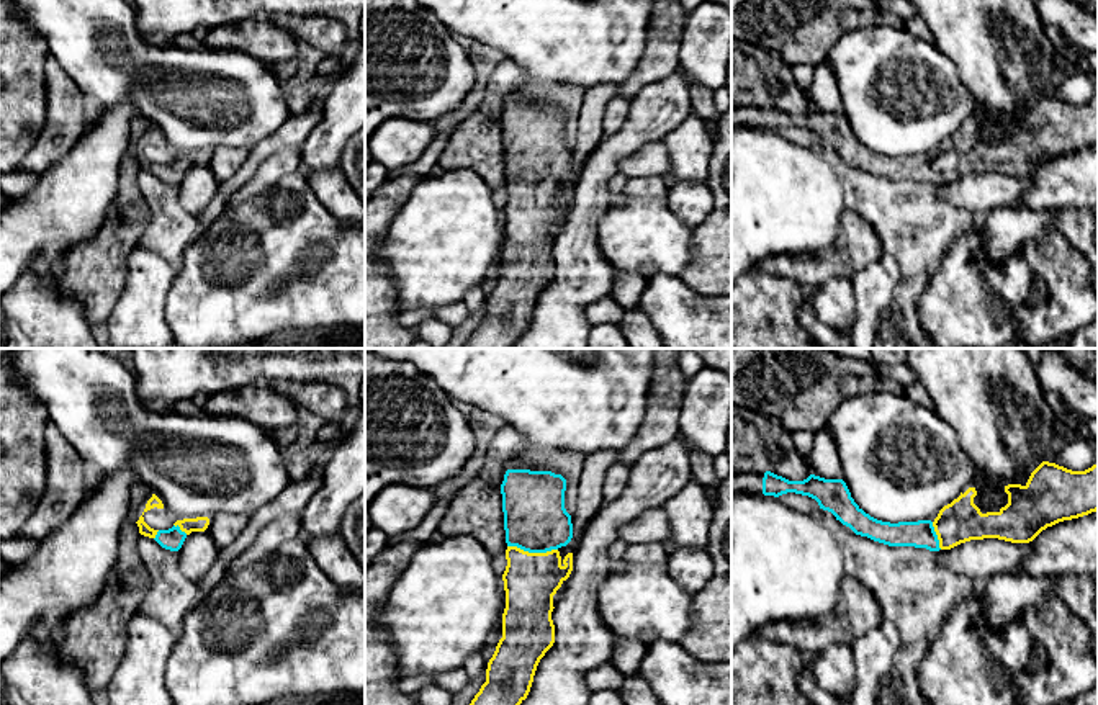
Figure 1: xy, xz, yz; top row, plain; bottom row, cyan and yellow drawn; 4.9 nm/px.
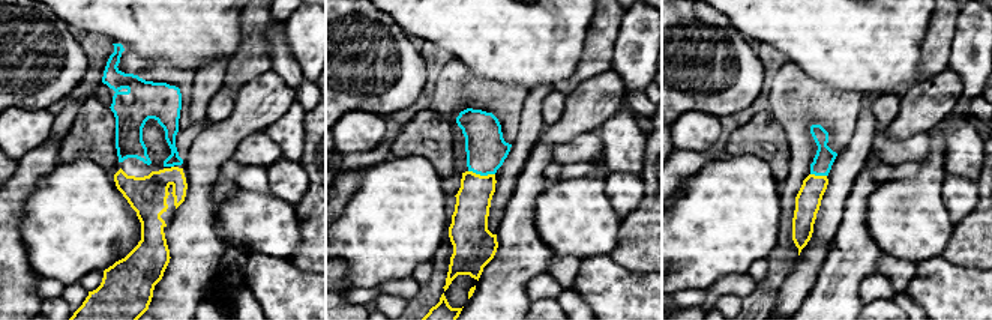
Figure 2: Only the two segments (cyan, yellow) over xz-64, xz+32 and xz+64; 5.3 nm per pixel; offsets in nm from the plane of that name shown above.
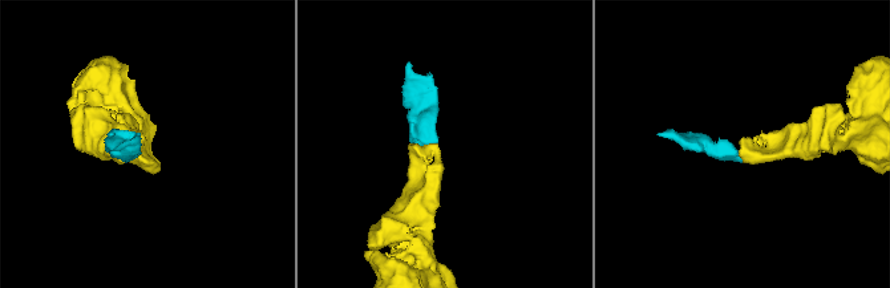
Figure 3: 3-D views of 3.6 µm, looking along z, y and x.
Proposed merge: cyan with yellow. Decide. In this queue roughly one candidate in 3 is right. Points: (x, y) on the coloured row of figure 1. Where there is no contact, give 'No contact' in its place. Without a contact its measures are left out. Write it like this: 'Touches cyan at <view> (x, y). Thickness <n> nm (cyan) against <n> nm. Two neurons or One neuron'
Touches cyan at xz (532, 552). Thickness 320 nm (cyan) against 280 nm. One neuron

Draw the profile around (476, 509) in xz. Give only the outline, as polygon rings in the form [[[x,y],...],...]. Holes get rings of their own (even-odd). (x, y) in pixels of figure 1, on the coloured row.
[[[476,478],[453,497],[437,527],[437,537],[468,535],[476,538],[489,555],[506,555],[506,530],[501,489]]]

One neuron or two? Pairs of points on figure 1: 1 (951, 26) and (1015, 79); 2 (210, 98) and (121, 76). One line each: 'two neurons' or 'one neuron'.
1: one neuron
2: one neuron

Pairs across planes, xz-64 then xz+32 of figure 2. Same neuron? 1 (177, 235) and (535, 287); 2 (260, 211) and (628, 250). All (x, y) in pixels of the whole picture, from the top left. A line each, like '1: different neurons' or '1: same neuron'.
1: different neurons
2: different neurons

